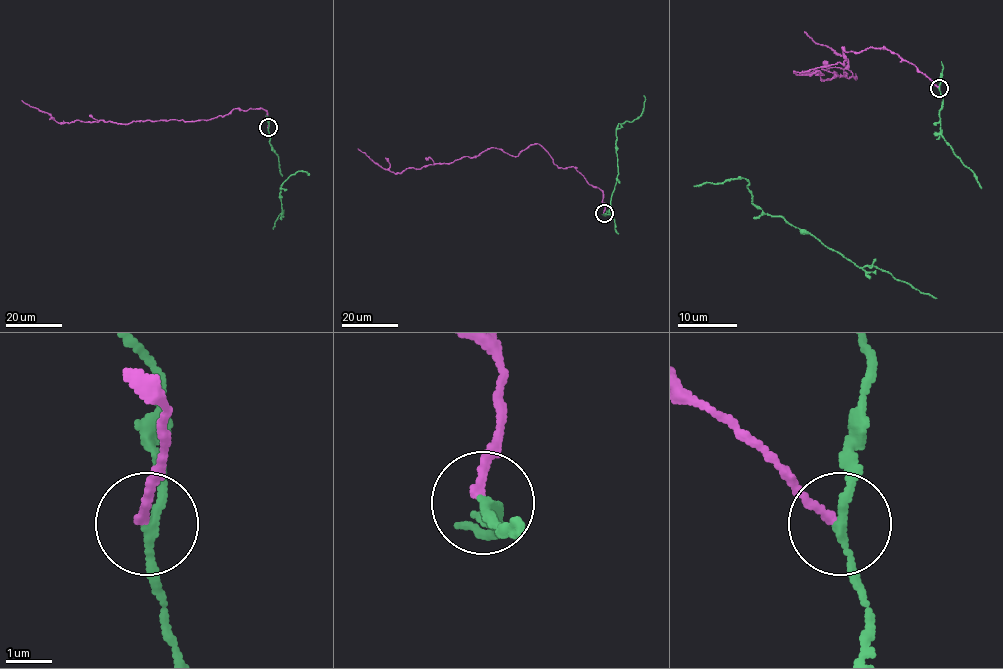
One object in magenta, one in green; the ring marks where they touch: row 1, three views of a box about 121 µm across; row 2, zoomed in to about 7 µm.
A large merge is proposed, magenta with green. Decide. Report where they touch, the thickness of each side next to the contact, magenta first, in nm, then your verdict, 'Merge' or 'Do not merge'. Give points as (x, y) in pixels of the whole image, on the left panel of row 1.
Place: (268, 127). Thickness 160 nm (magenta) against 180 nm. Do not merge

